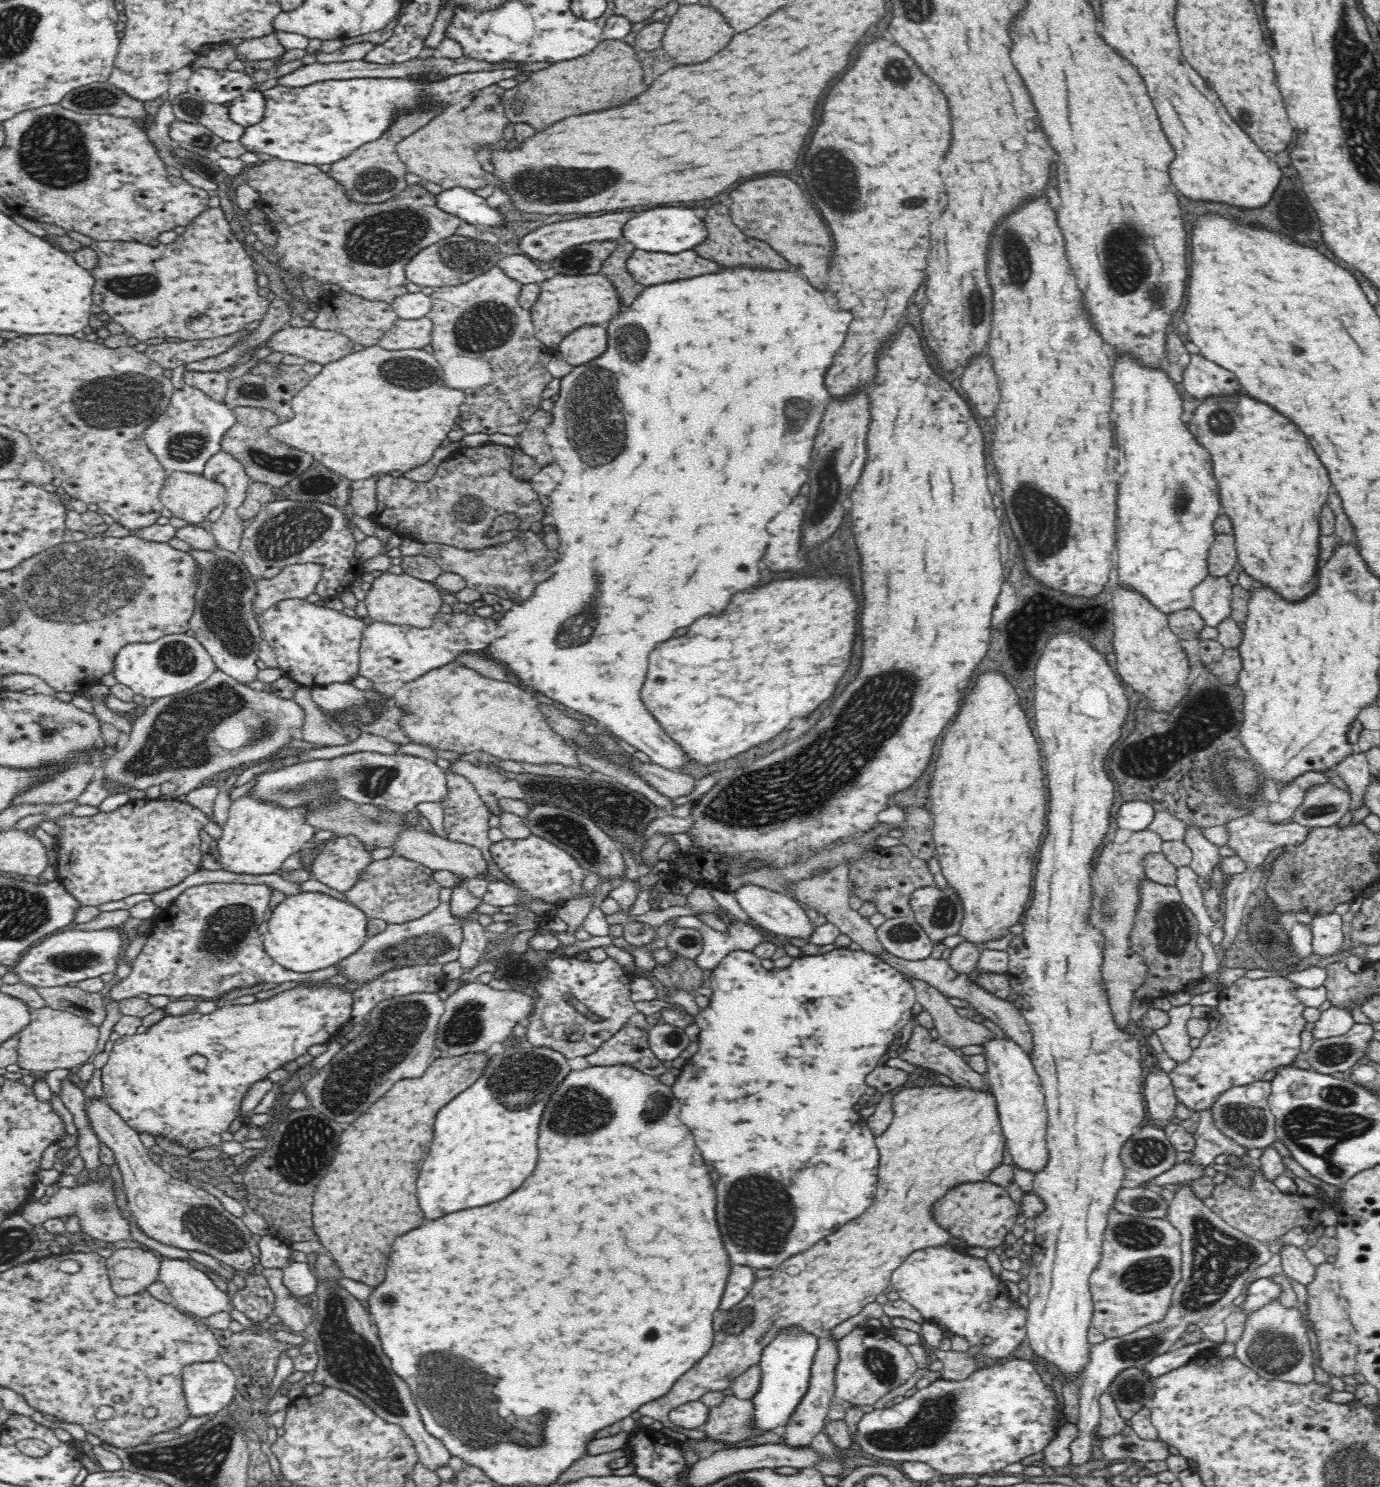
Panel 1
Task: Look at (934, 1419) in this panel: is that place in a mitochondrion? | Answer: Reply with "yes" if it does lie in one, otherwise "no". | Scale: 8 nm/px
yes

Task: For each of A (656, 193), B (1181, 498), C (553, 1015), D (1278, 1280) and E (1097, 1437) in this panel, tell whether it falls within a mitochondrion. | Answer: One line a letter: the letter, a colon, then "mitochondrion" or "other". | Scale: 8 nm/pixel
A: other
B: mitochondrion
C: other
D: other
E: other

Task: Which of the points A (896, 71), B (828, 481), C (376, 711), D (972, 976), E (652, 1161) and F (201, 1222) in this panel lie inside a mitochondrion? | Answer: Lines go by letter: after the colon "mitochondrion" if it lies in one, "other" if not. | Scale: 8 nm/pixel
A: mitochondrion
B: mitochondrion
C: other
D: other
E: other
F: mitochondrion

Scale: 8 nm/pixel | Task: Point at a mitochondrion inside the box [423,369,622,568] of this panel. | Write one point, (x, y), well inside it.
(470, 511)

